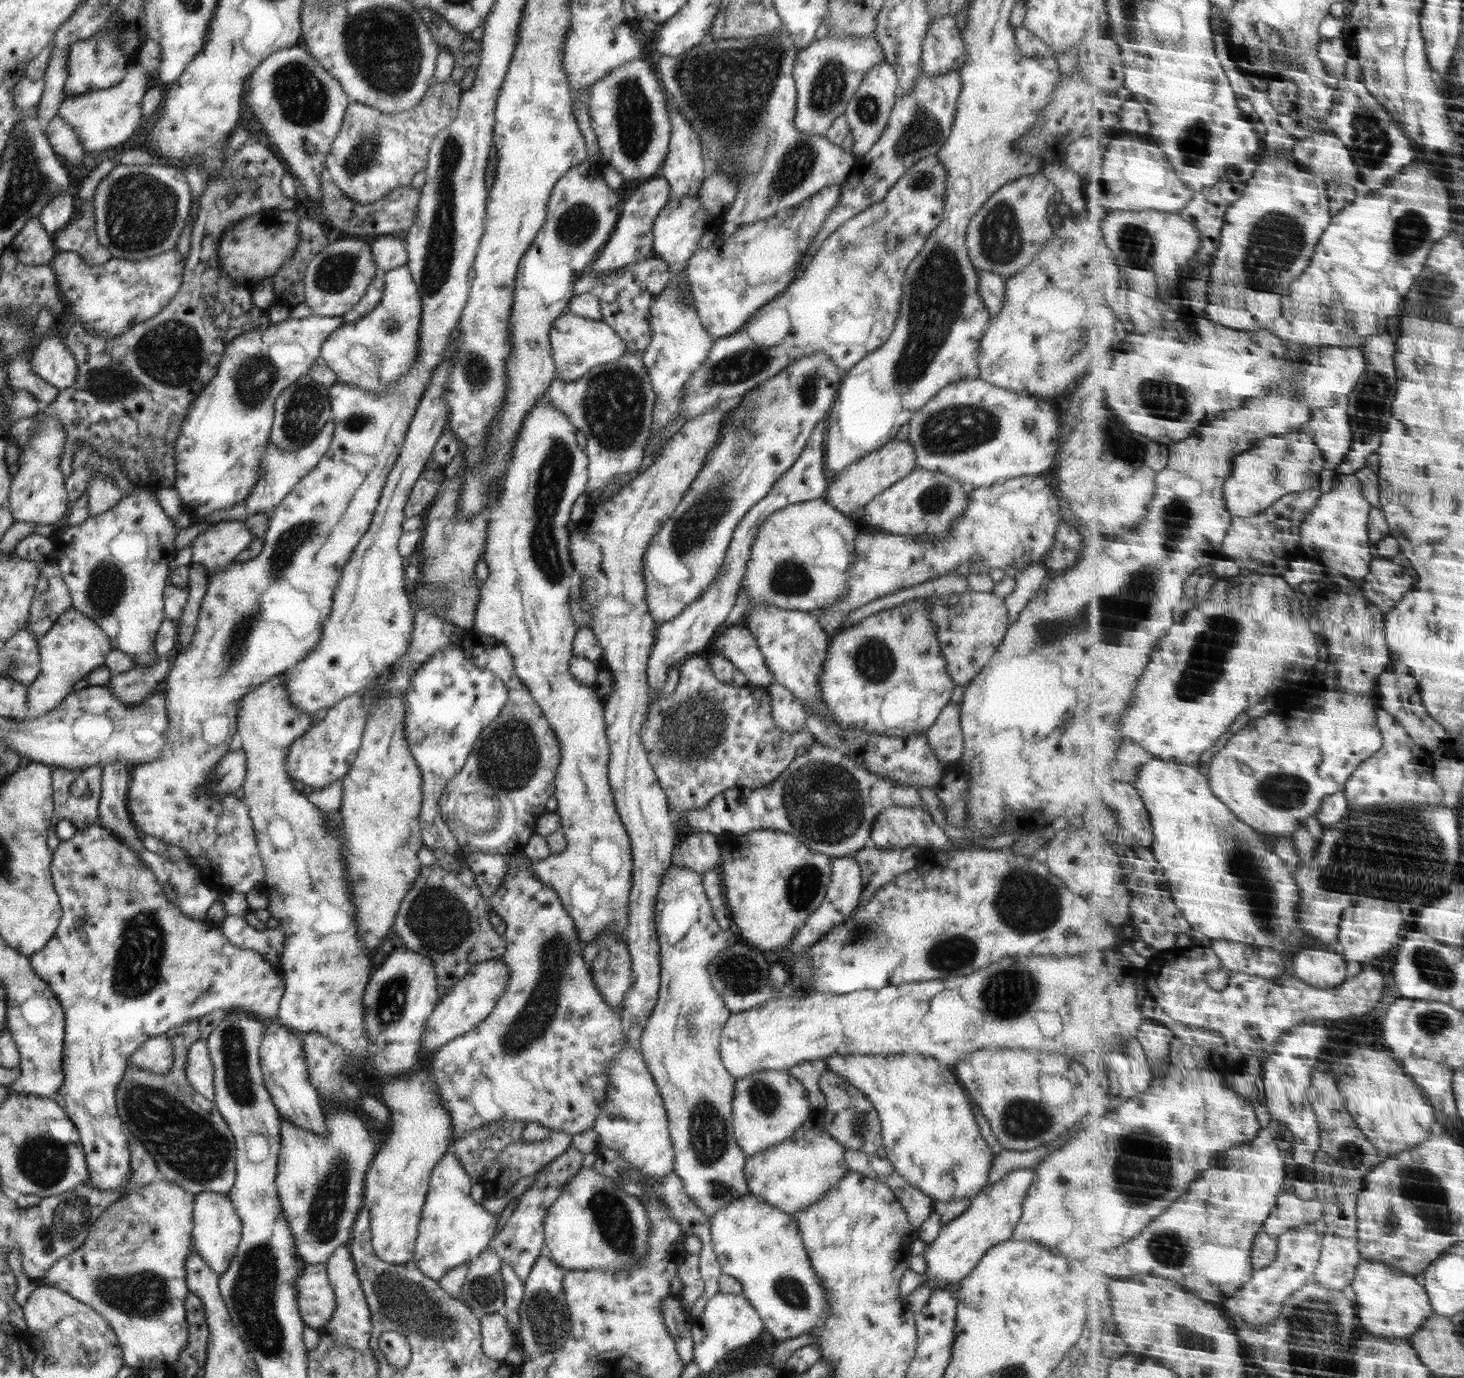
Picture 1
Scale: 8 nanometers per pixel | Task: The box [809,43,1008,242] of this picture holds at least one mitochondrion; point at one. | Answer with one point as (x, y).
(924, 130)

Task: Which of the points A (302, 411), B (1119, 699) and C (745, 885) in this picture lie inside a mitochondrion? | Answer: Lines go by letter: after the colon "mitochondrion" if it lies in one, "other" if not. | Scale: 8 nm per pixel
A: mitochondrion
B: other
C: other

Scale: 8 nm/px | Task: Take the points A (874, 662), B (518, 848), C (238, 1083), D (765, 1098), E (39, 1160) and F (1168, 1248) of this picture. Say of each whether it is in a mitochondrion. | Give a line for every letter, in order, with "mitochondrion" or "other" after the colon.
A: mitochondrion
B: other
C: mitochondrion
D: mitochondrion
E: mitochondrion
F: mitochondrion

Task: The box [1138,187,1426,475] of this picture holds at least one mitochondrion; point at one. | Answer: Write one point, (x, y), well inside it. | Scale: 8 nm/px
(1273, 248)

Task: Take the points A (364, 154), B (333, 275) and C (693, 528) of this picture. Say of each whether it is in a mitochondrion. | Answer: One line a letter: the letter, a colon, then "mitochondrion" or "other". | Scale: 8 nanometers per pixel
A: mitochondrion
B: mitochondrion
C: mitochondrion

